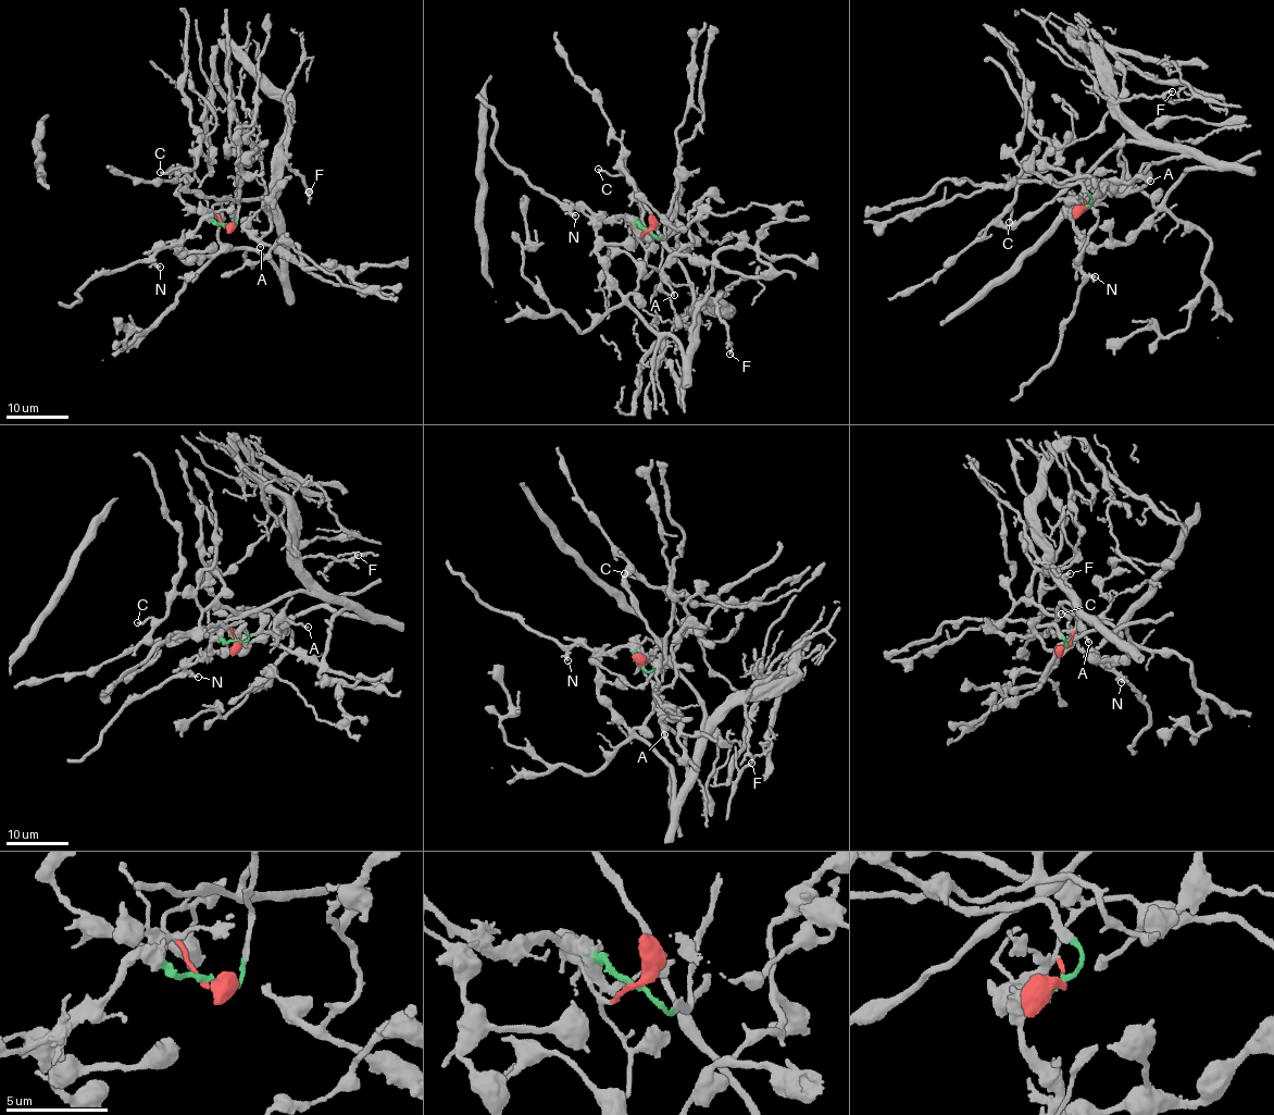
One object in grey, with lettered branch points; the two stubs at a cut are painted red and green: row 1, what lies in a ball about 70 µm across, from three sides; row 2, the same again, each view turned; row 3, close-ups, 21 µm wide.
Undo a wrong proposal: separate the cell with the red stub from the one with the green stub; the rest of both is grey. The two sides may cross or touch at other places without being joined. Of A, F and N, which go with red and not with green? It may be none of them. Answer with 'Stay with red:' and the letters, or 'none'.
Stay with red: A, F

